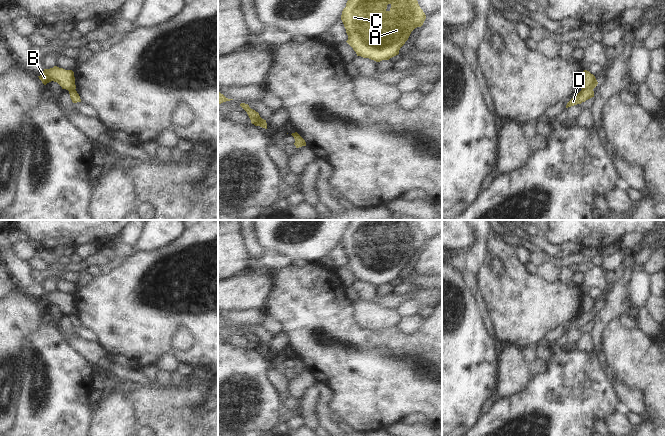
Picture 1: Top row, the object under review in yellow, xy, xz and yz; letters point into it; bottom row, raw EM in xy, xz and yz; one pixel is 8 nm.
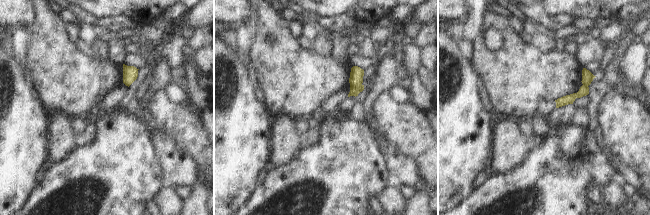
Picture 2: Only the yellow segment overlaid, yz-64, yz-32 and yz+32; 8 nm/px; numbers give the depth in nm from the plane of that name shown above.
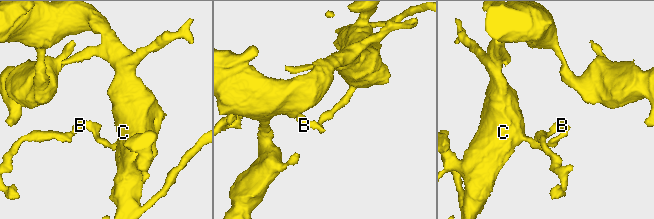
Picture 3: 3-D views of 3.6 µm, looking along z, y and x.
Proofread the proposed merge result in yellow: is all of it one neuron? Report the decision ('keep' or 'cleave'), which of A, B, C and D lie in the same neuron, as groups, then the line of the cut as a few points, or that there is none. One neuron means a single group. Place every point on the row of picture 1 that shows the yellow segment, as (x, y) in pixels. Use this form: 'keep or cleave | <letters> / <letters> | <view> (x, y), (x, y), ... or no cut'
cleave | A C D / B | yz (592, 89), (582, 90)

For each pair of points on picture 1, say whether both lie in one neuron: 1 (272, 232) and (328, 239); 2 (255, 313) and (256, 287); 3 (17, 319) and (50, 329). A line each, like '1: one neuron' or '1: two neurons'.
1: one neuron
2: two neurons
3: two neurons

